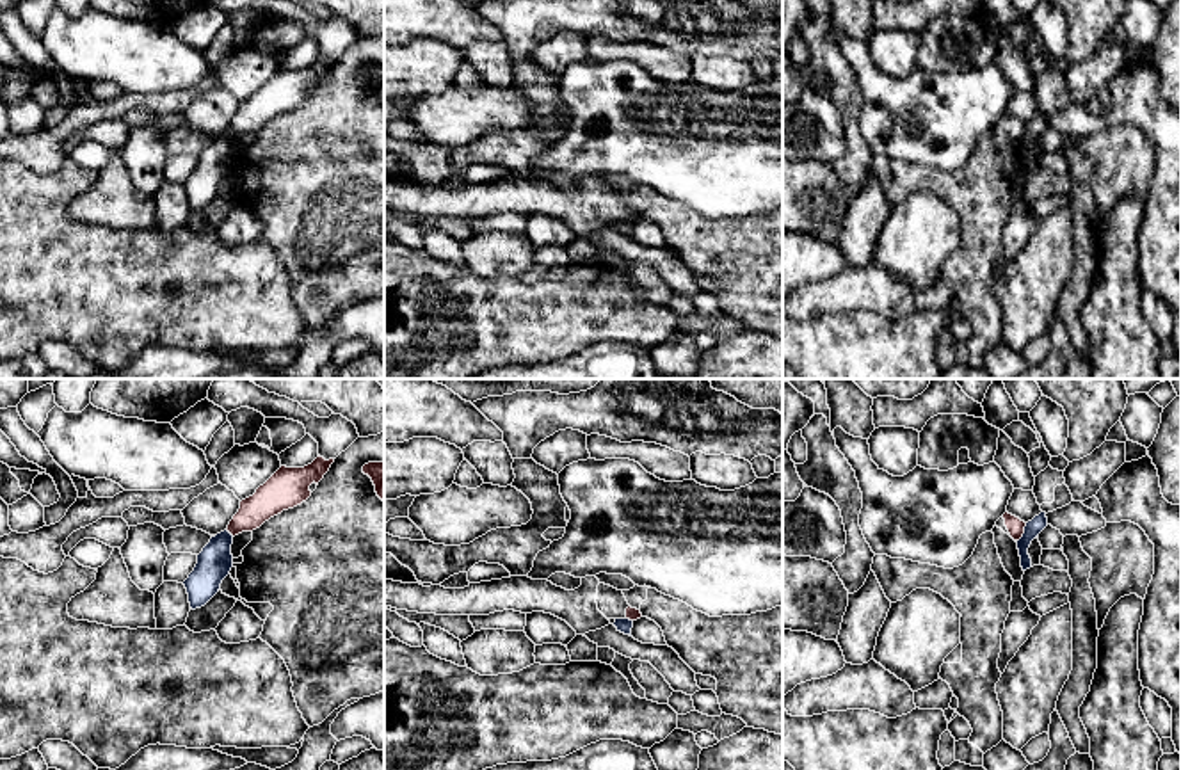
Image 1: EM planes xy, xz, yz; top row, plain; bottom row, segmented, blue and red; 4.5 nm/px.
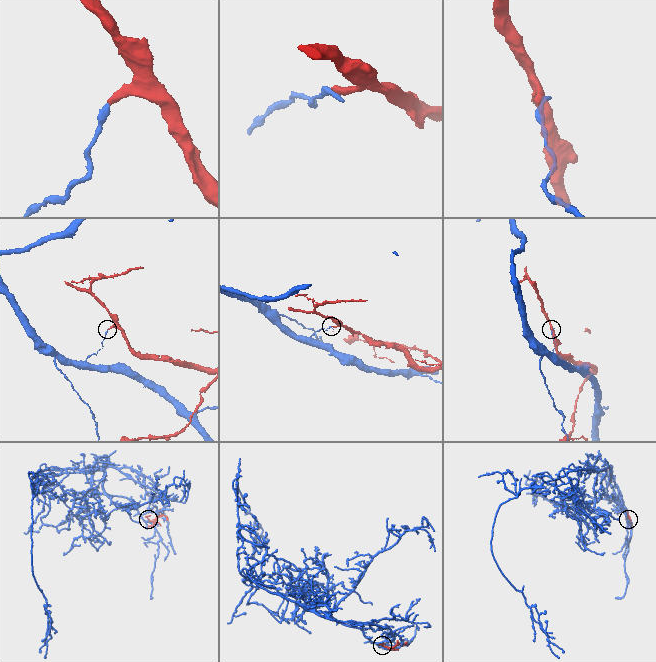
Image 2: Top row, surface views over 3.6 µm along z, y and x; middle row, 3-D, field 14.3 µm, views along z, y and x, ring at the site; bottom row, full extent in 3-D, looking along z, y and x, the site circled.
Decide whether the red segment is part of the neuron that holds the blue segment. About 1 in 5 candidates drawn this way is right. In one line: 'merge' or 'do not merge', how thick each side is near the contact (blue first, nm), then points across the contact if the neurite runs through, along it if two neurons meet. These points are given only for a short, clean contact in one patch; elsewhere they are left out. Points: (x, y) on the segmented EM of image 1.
do not merge | 70/80 nm | along yz (1027, 523), (1018, 541)

